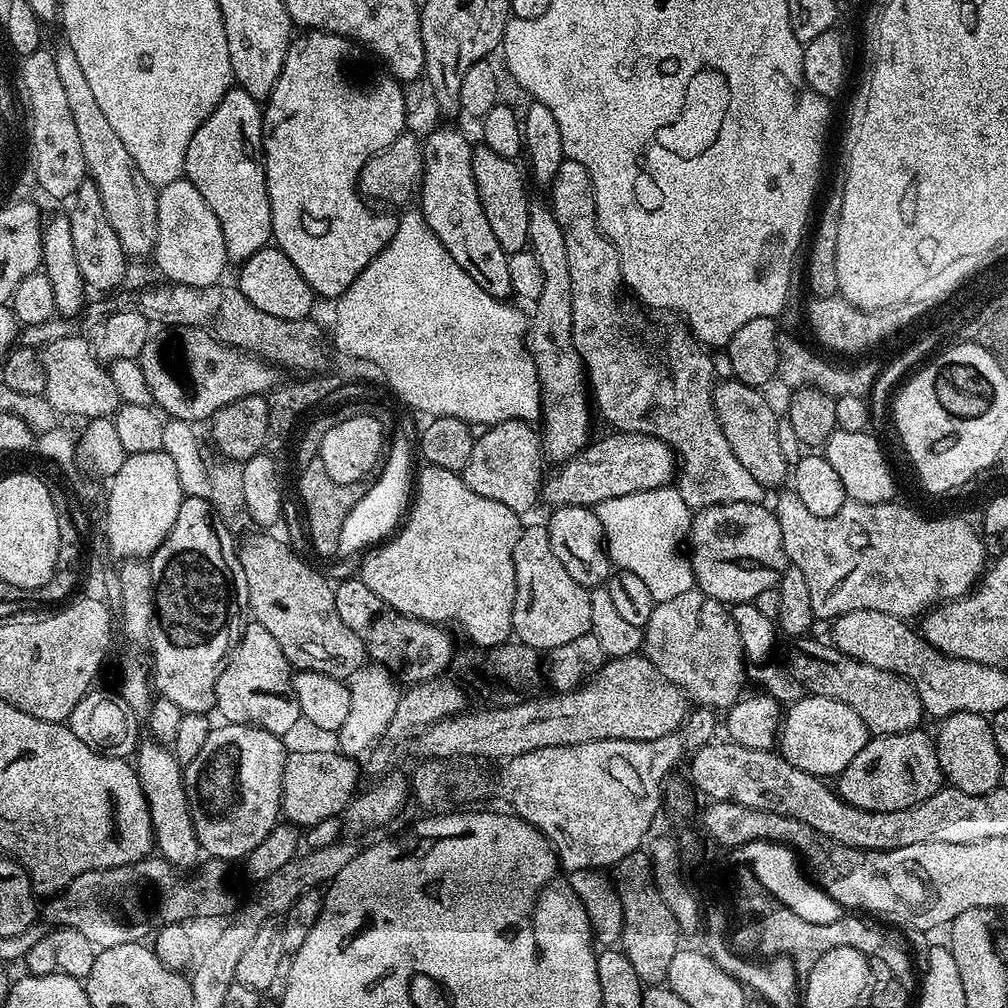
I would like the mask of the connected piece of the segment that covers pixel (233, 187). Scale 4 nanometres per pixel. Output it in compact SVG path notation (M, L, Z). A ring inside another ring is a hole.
M231 87L213 110L210 118L198 126L184 159L184 176L206 198L206 206L214 210L218 226L222 226L224 248L229 261L239 266L258 250L269 247L272 240L270 198L266 190L264 166L261 163L261 105L246 90Z

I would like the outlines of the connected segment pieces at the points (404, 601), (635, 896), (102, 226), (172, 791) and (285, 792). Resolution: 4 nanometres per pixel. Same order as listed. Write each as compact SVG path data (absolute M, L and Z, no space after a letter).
M433 464L421 469L414 480L414 499L402 527L391 539L373 547L363 557L364 565L358 572L358 578L370 586L370 590L374 590L382 602L394 606L394 610L402 614L441 626L457 624L468 635L469 642L477 644L477 649L505 644L513 635L516 589L514 546L518 546L521 517L510 510L510 506L494 502L494 498L474 494L474 490L466 486L461 473L442 470L442 466Z
M647 851L626 854L626 858L622 858L614 866L615 872L614 887L622 902L624 915L619 947L630 966L634 966L634 974L638 974L641 985L663 985L668 978L670 961L682 947L680 923L676 921L671 906L664 899L664 893L656 886L652 858Z
M85 178L75 196L71 197L71 204L72 209L67 209L66 215L70 222L70 238L74 238L74 258L78 258L78 270L82 270L82 278L89 289L108 292L123 282L130 257L122 250L118 234L114 234L114 226L110 226L106 218L102 194L98 194L98 186L91 179Z
M151 738L145 739L134 753L134 767L140 779L142 794L148 803L154 844L159 855L177 870L195 869L201 859L202 849L190 818L190 806L184 789L182 766L176 761L171 747Z
M339 751L333 752L292 752L287 753L282 774L280 811L283 819L297 828L306 830L322 818L340 816L352 803L360 780L356 769L357 761Z

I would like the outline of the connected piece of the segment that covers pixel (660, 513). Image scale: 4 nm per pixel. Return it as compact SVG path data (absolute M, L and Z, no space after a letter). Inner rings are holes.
M679 487L631 492L613 500L604 500L595 505L594 510L602 522L608 559L617 569L638 574L658 602L693 591L696 579L691 559L680 553L680 543L685 543L690 531L690 509Z

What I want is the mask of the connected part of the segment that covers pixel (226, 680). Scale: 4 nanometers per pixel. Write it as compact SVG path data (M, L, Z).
M255 622L249 625L241 631L239 640L224 662L216 687L215 711L221 712L227 723L253 724L255 728L284 738L302 720L292 685L294 669L286 654L282 654L282 646L274 642L274 637L264 627Z

